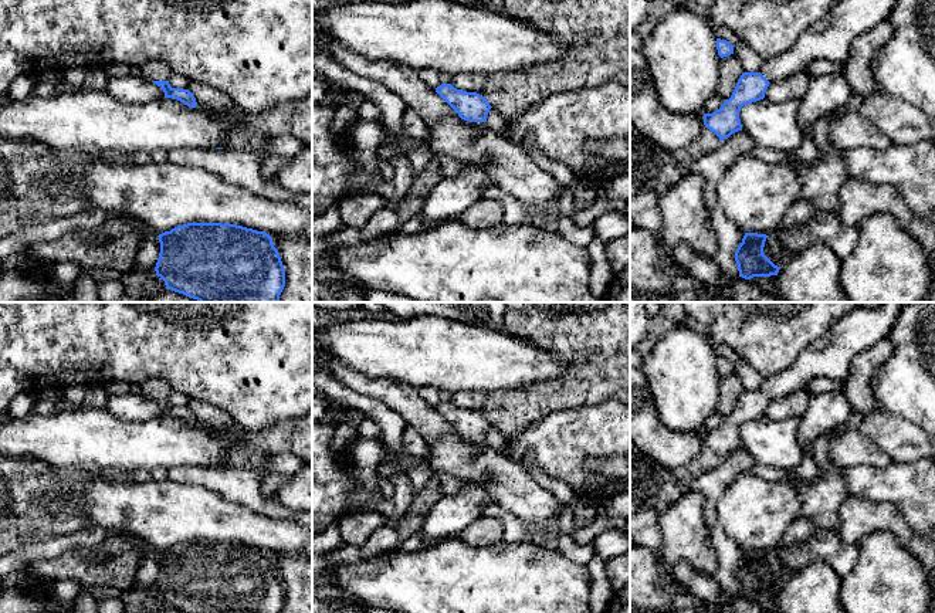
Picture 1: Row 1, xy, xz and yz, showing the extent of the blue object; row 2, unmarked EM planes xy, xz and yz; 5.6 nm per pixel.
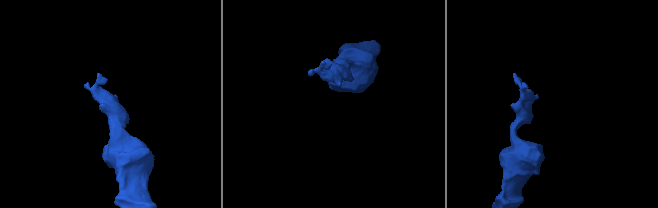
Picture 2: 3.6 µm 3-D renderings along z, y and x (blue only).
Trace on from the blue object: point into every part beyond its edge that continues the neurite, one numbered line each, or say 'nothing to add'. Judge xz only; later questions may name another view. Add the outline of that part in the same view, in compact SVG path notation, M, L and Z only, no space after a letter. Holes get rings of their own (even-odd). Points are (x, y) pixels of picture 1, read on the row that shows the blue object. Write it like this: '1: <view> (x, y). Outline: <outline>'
1: xz (478, 126). Outline: M464 122L471 126L477 133L482 133L487 129L487 122Z

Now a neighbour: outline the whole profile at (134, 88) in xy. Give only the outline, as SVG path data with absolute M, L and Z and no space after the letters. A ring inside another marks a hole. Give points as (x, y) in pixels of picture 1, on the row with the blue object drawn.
M135 74L108 78L105 92L123 104L145 104L165 98L160 87Z

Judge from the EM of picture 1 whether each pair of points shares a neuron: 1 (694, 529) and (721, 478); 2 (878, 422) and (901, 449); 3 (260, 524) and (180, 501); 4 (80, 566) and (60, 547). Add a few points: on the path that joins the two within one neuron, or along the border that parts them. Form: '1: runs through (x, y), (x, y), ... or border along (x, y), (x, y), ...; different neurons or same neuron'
1: border along (687, 488), (703, 495), (703, 517), (712, 544); different neurons
2: runs through (886, 429), (898, 442); same neuron
3: runs through (240, 524), (217, 524), (210, 517), (200, 514); same neuron
4: border along (98, 545), (71, 548), (34, 562); different neurons

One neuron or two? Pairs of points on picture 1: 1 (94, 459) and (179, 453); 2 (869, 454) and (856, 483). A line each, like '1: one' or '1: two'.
1: one
2: two

